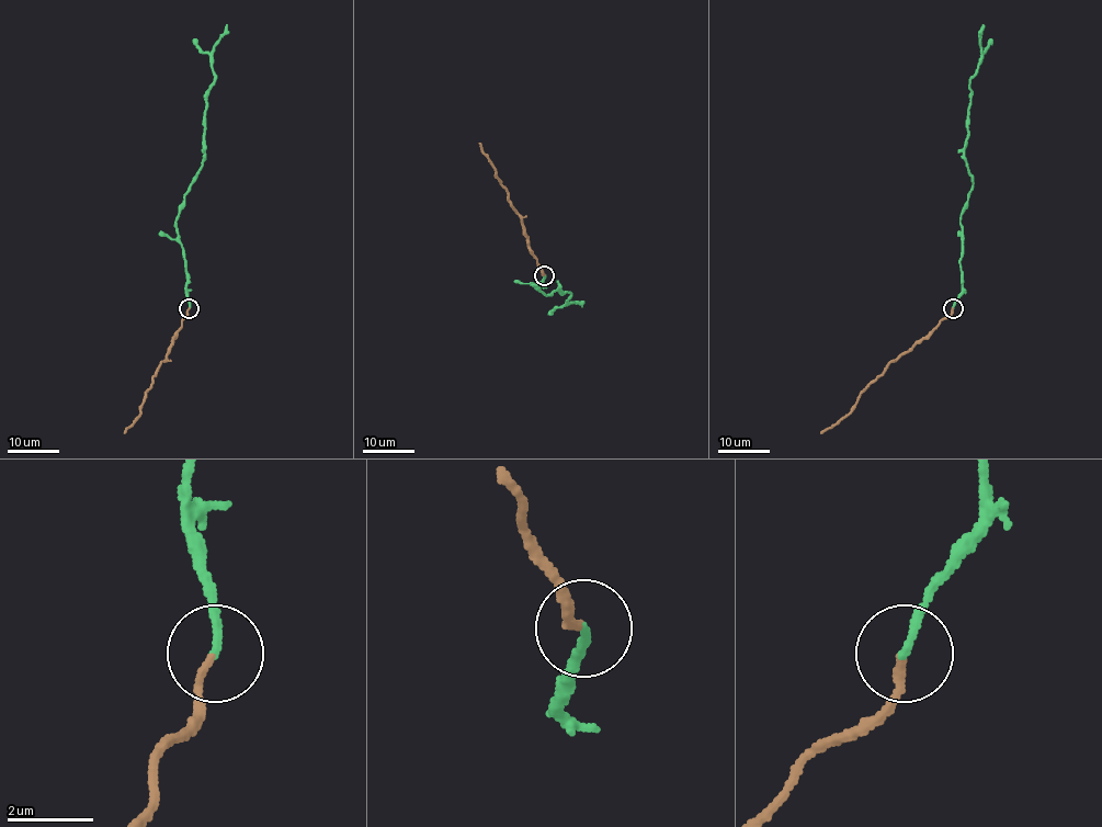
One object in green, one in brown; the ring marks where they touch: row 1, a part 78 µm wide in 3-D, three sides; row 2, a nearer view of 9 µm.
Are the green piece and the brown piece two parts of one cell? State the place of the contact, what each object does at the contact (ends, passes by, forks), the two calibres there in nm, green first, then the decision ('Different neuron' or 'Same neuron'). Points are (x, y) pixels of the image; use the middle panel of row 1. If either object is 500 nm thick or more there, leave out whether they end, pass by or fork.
Place: (544, 275). At the ring green ends. At the ring brown ends. Thickness 190 nm (green) against 160 nm. Same neuron

